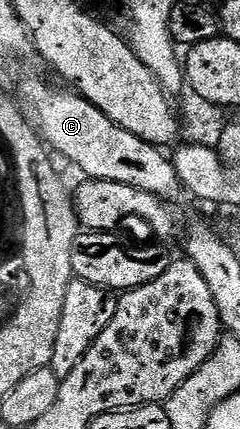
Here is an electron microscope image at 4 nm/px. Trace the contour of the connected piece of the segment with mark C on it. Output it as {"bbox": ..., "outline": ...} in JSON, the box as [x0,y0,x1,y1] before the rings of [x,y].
{"bbox":[18,78,181,200],"outline":[[[27,78],[19,86],[18,97],[35,129],[50,149],[61,152],[63,159],[70,165],[72,162],[77,169],[84,170],[88,179],[129,184],[133,188],[141,188],[141,192],[156,194],[164,200],[175,200],[179,192],[181,194],[175,163],[168,155],[167,158],[163,155],[166,153],[160,147],[113,124],[105,112],[85,100],[82,94],[62,89],[50,86],[43,78]]]}

